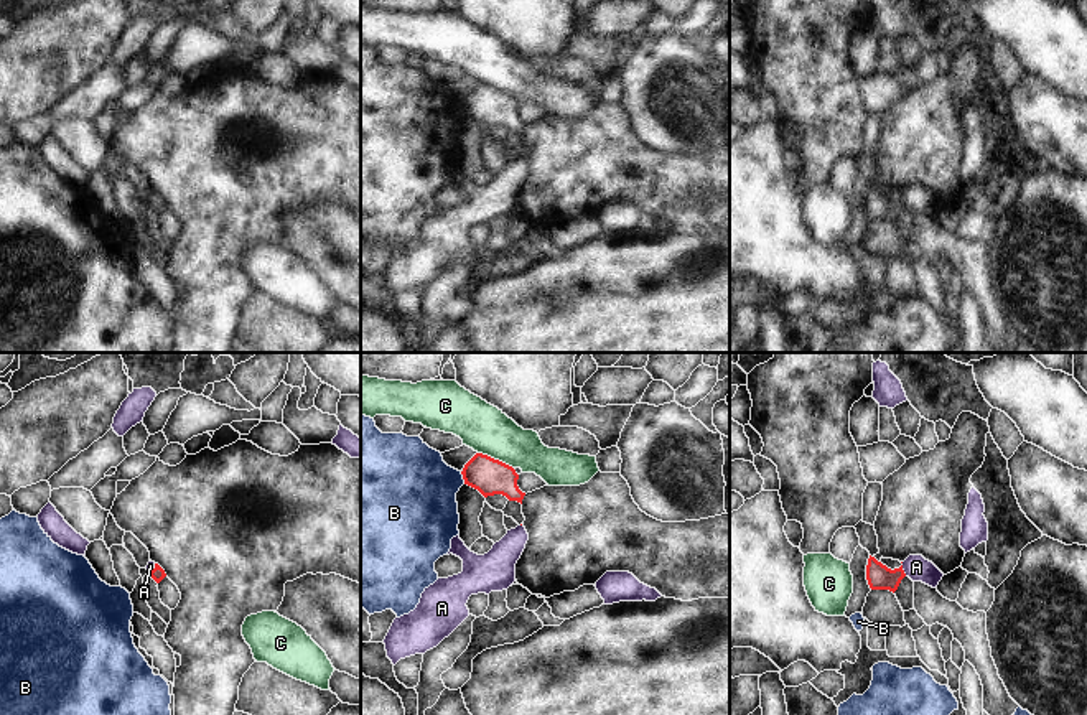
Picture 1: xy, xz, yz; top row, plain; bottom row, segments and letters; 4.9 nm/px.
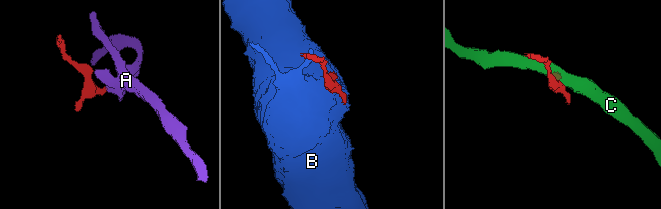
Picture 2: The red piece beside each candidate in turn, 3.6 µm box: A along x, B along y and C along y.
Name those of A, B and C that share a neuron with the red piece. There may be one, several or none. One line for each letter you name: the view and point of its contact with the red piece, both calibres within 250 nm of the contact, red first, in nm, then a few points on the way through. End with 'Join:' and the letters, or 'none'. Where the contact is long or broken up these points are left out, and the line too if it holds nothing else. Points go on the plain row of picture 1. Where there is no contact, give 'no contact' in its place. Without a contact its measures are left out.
A: contact yz (903, 201); calibres 120 and 120 nm; way yz (880, 208), (895, 208), (903, 201), (916, 198)
Join: A

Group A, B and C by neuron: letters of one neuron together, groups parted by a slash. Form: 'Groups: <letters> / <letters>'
Groups: A / B / C.

